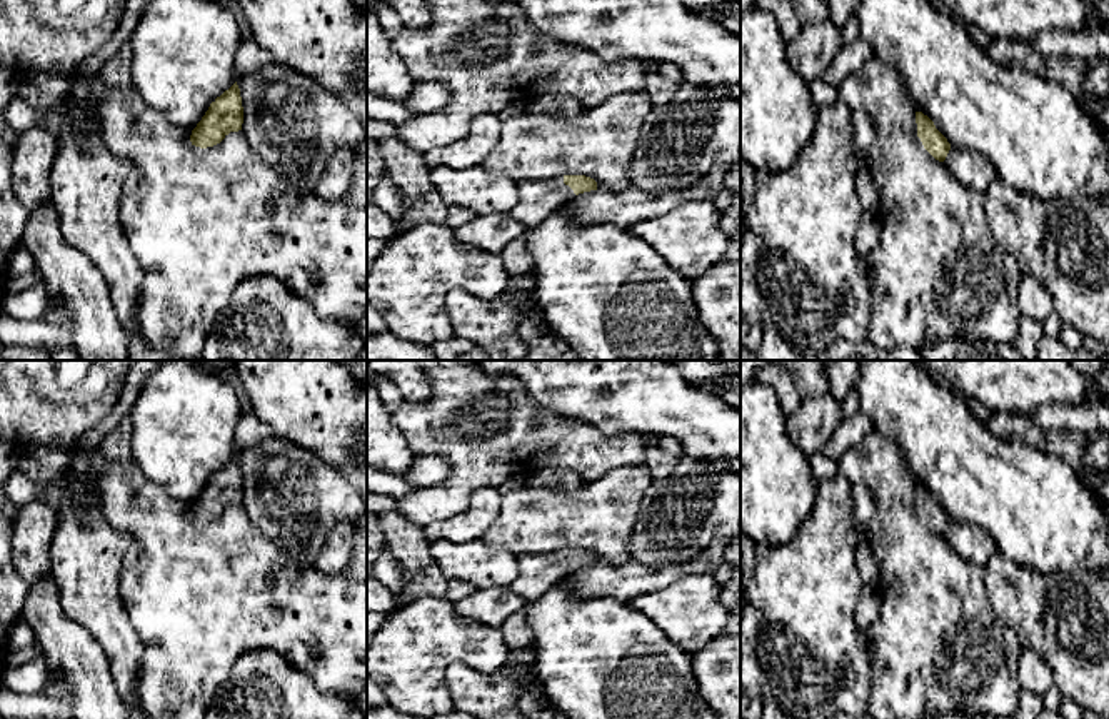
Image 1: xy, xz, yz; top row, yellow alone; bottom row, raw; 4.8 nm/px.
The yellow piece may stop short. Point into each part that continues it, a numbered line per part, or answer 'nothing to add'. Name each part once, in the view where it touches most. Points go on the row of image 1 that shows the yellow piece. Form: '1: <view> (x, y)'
1: xz (537, 199)

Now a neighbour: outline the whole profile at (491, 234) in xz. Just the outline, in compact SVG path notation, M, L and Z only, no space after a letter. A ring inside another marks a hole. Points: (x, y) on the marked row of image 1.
M509 214L475 215L455 230L455 239L485 254L500 254L510 242L527 234L525 224Z

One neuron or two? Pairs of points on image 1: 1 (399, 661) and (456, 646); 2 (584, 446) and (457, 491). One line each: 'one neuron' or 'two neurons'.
1: one neuron
2: one neuron

